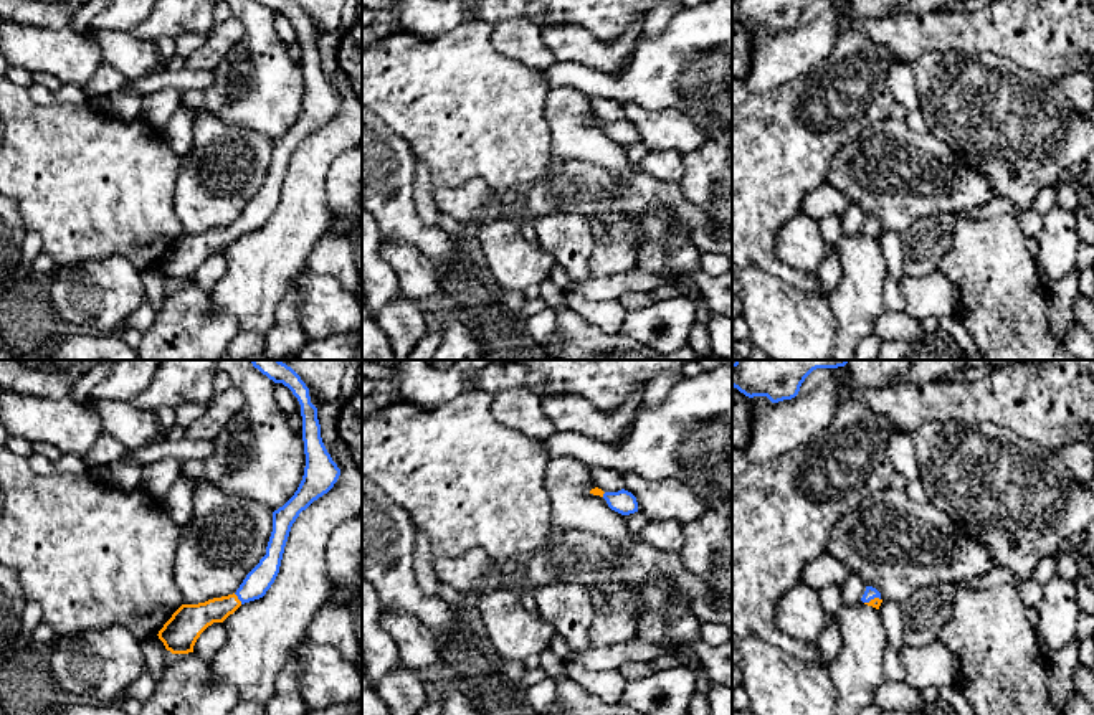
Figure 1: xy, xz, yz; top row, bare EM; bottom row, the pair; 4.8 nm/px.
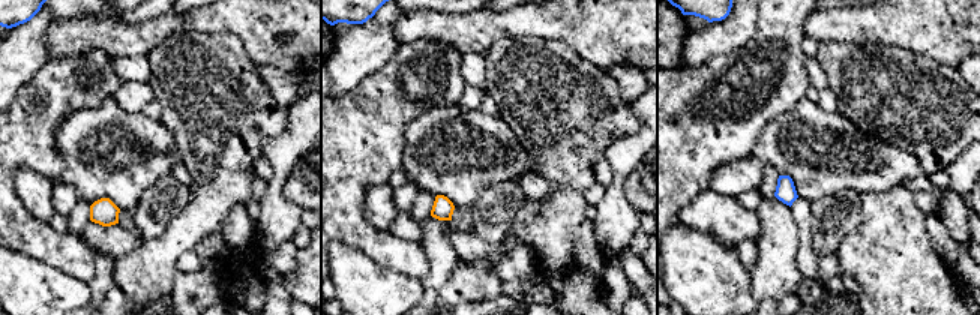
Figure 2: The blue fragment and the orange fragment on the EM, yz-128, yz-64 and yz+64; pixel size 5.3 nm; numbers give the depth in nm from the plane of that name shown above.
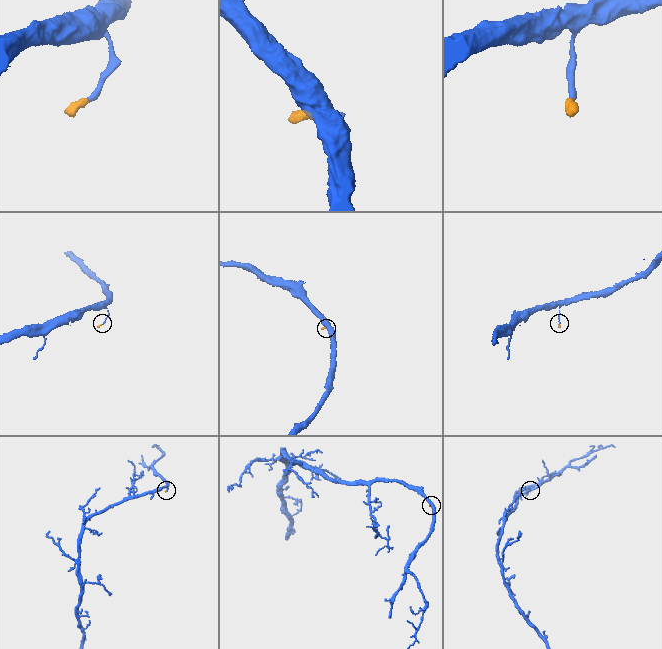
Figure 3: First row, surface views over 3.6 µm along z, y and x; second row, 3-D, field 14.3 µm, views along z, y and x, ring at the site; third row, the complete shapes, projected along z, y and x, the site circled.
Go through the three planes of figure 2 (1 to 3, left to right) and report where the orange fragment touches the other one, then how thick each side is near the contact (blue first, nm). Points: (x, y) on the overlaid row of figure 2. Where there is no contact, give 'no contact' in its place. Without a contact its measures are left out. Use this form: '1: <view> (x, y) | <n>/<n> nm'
1: no contact
2: no contact
3: no contact

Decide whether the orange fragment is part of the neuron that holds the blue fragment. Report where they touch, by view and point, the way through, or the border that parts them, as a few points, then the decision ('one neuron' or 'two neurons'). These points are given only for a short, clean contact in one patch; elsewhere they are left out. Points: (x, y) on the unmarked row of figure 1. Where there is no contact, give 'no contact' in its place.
contact xy (238, 228); way xy (261, 207), (238, 228), (192, 250); one neuron

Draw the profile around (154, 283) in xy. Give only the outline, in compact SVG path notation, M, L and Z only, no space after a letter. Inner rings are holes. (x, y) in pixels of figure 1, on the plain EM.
M155 264L152 268L147 268L145 271L140 271L140 281L145 291L145 301L155 312L159 312L169 289L164 272Z

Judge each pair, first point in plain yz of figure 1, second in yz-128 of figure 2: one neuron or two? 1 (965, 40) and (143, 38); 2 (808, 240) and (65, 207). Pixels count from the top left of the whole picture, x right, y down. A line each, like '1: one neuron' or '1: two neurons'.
1: one neuron
2: two neurons

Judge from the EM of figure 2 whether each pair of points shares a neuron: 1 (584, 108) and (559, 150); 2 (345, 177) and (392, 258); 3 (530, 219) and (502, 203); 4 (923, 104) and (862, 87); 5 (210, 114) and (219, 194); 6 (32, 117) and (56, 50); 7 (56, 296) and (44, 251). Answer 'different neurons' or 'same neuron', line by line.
1: same neuron
2: same neuron
3: different neurons
4: same neuron
5: same neuron
6: different neurons
7: different neurons

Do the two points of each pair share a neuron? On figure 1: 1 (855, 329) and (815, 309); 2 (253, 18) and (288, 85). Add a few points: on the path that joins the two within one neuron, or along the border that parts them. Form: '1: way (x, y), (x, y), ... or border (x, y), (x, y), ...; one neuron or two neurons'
1: border (827, 301), (837, 321), (837, 342); two neurons
2: way (260, 35), (260, 47), (271, 68); one neuron

